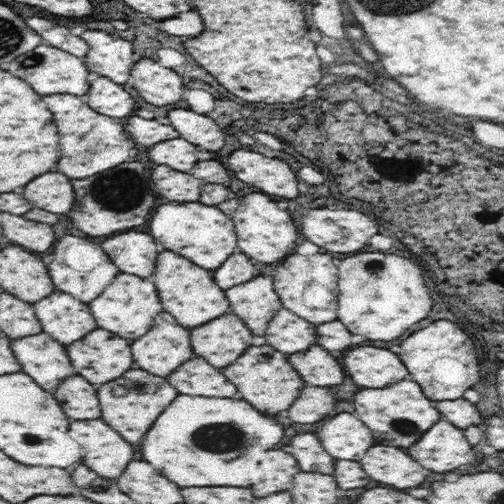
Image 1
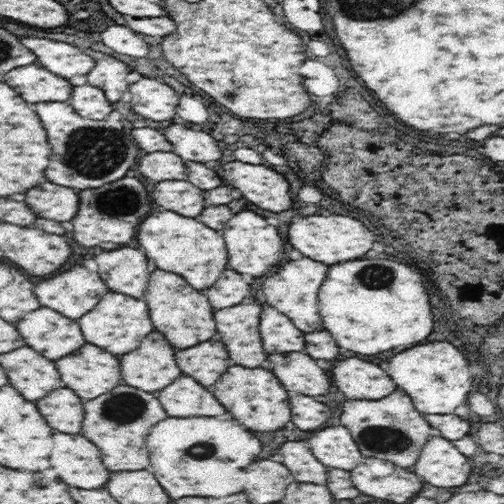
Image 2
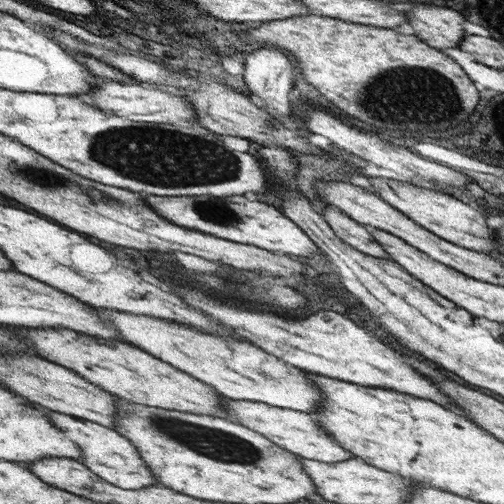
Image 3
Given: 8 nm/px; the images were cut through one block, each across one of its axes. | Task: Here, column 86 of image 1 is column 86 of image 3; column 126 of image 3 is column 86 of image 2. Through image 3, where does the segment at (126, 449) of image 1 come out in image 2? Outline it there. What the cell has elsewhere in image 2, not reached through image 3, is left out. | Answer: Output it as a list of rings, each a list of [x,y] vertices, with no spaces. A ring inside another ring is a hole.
[[[54,434],[54,450],[50,456],[52,468],[70,486],[92,490],[108,482],[108,468],[100,462],[98,446],[86,436]]]

